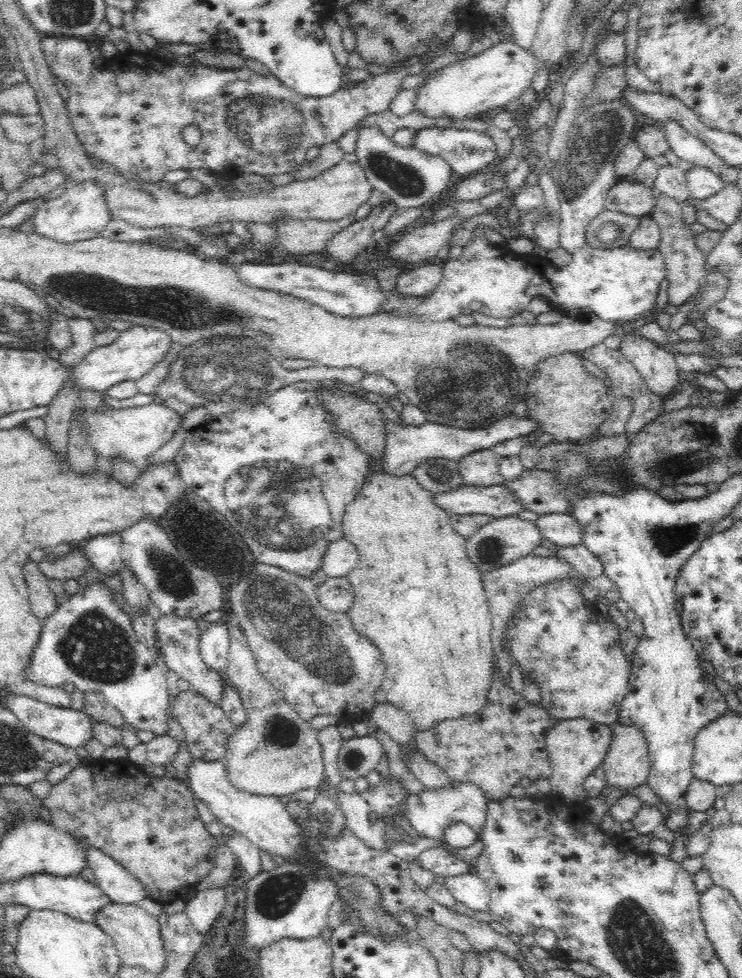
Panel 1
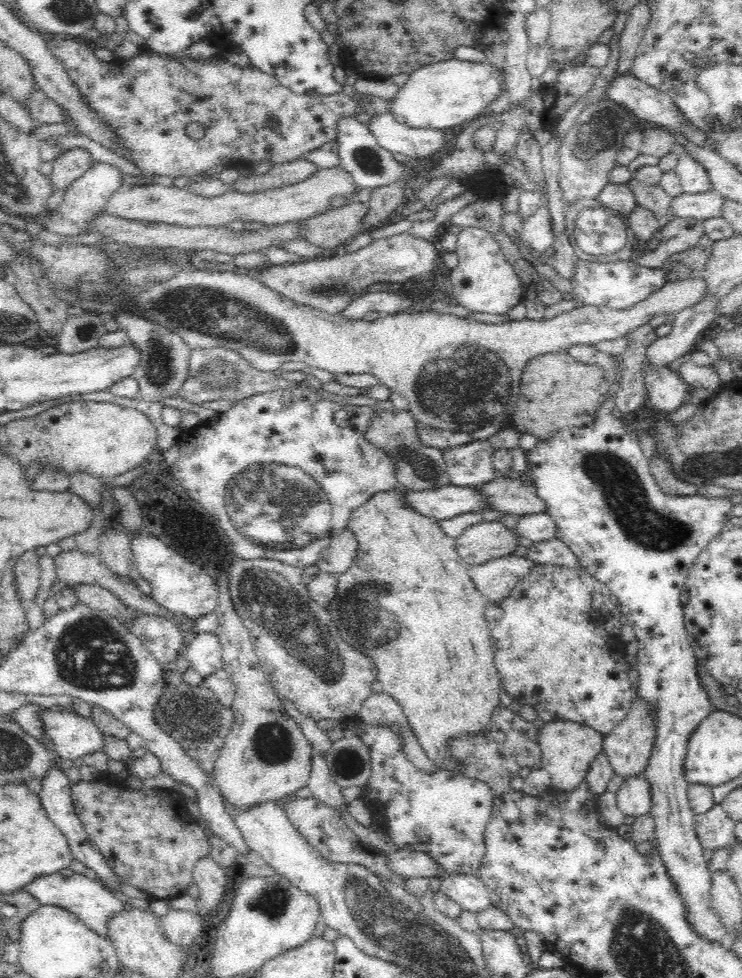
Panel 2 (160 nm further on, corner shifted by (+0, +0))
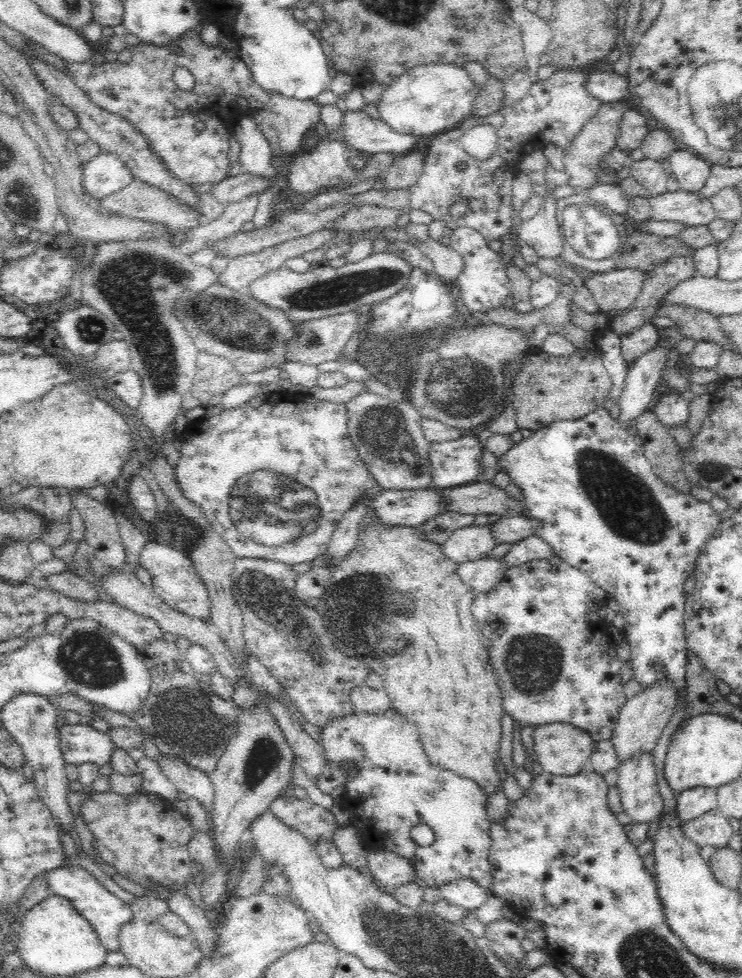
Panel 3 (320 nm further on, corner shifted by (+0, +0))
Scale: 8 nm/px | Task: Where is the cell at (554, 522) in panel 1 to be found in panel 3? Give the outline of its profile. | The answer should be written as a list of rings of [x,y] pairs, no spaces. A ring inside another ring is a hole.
[[[519,515],[515,518],[500,517],[496,524],[490,525],[494,541],[498,545],[508,543],[514,545],[528,536],[534,535],[534,531],[541,525],[539,521],[528,519],[528,516]]]

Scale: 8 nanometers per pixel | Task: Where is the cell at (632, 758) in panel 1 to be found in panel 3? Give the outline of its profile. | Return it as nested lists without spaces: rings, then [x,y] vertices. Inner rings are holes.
[[[660,681],[652,686],[643,687],[640,693],[627,699],[617,715],[616,726],[610,738],[621,764],[635,754],[653,750],[662,729],[676,711],[676,706],[678,706],[678,689],[670,681]]]

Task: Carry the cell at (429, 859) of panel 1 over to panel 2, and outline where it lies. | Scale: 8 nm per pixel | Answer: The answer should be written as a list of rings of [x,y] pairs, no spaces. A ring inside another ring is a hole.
[[[408,849],[386,853],[388,868],[402,878],[430,878],[440,876],[441,868],[431,856],[425,852],[414,852]]]

